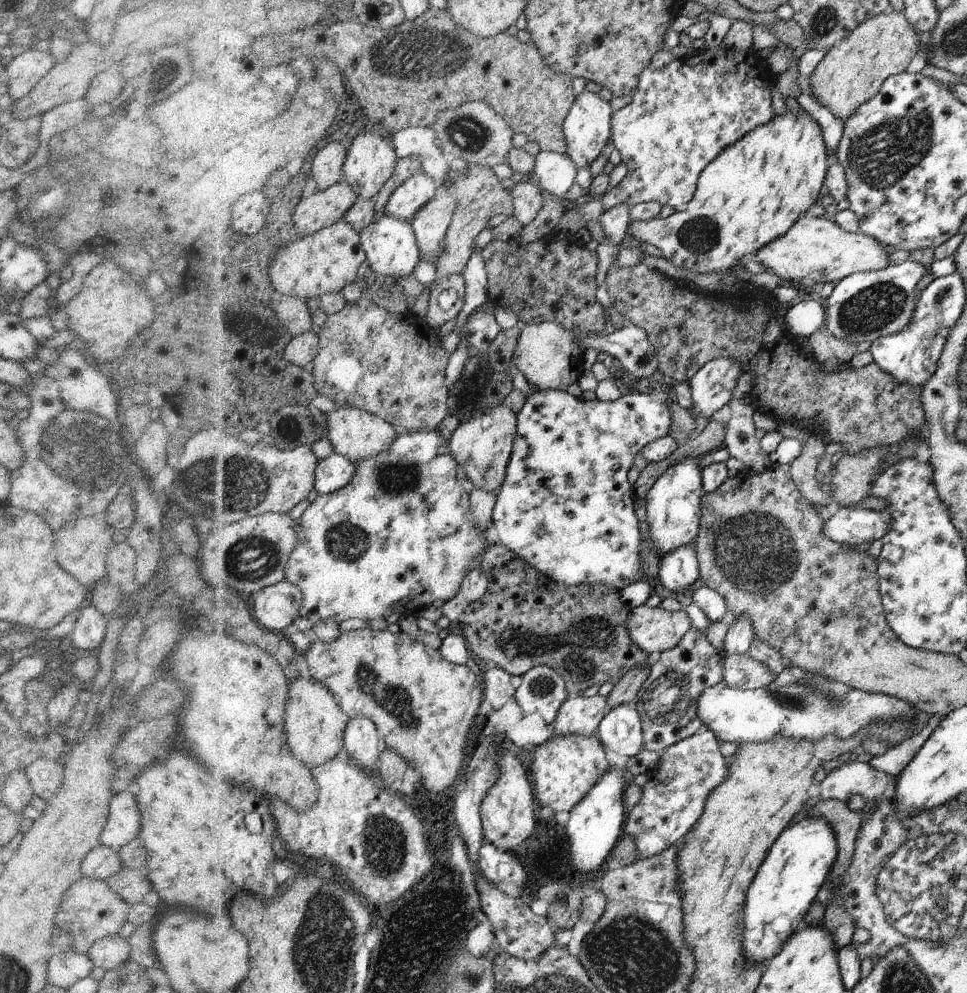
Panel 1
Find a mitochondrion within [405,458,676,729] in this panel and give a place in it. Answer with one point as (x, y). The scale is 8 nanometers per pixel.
(543, 685)

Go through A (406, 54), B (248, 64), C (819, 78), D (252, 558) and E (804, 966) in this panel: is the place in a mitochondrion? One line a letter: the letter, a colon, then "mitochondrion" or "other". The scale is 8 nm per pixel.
A: mitochondrion
B: other
C: other
D: mitochondrion
E: other

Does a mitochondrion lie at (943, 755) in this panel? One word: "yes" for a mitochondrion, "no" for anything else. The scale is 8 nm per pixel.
no

